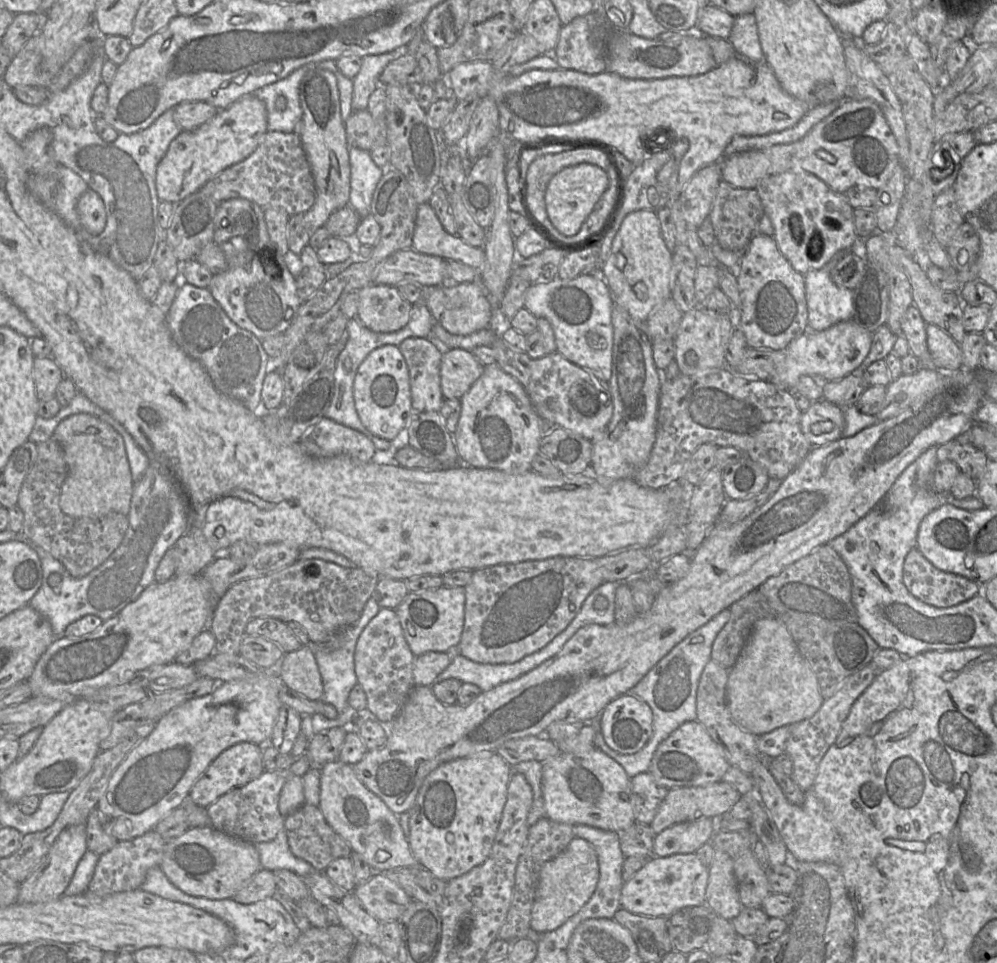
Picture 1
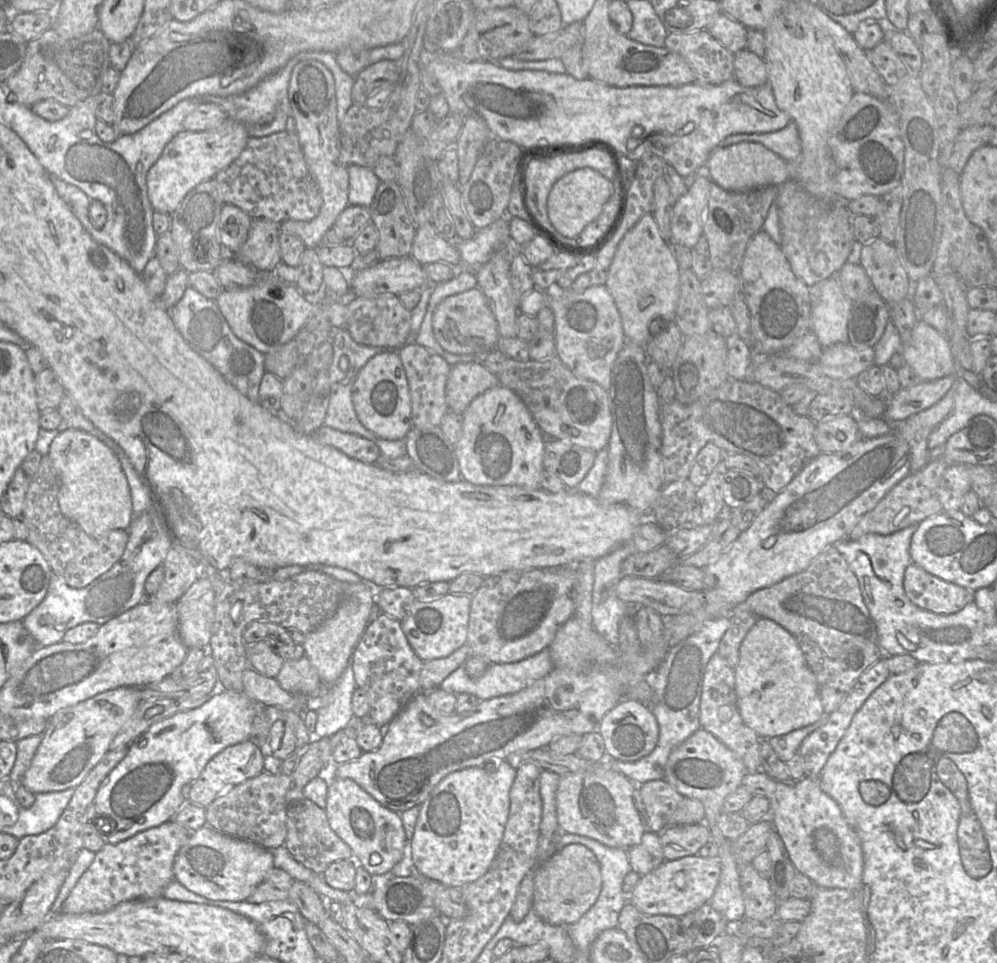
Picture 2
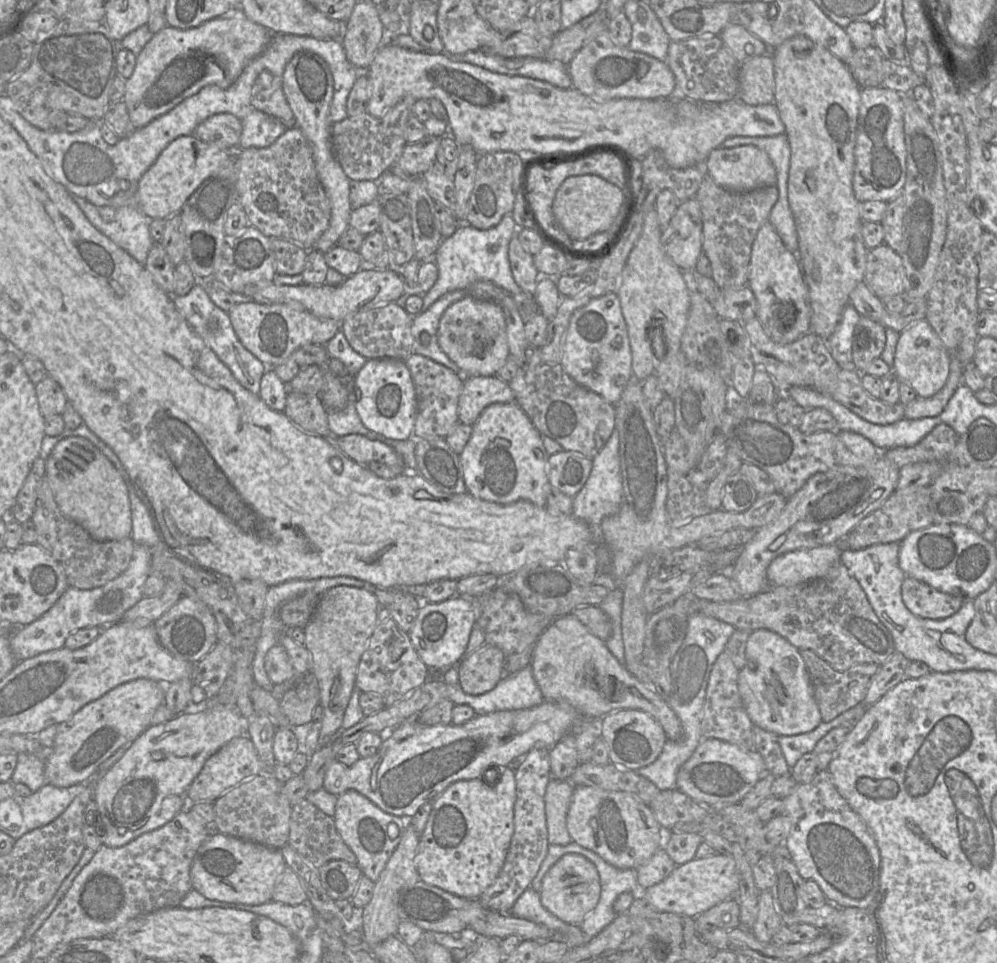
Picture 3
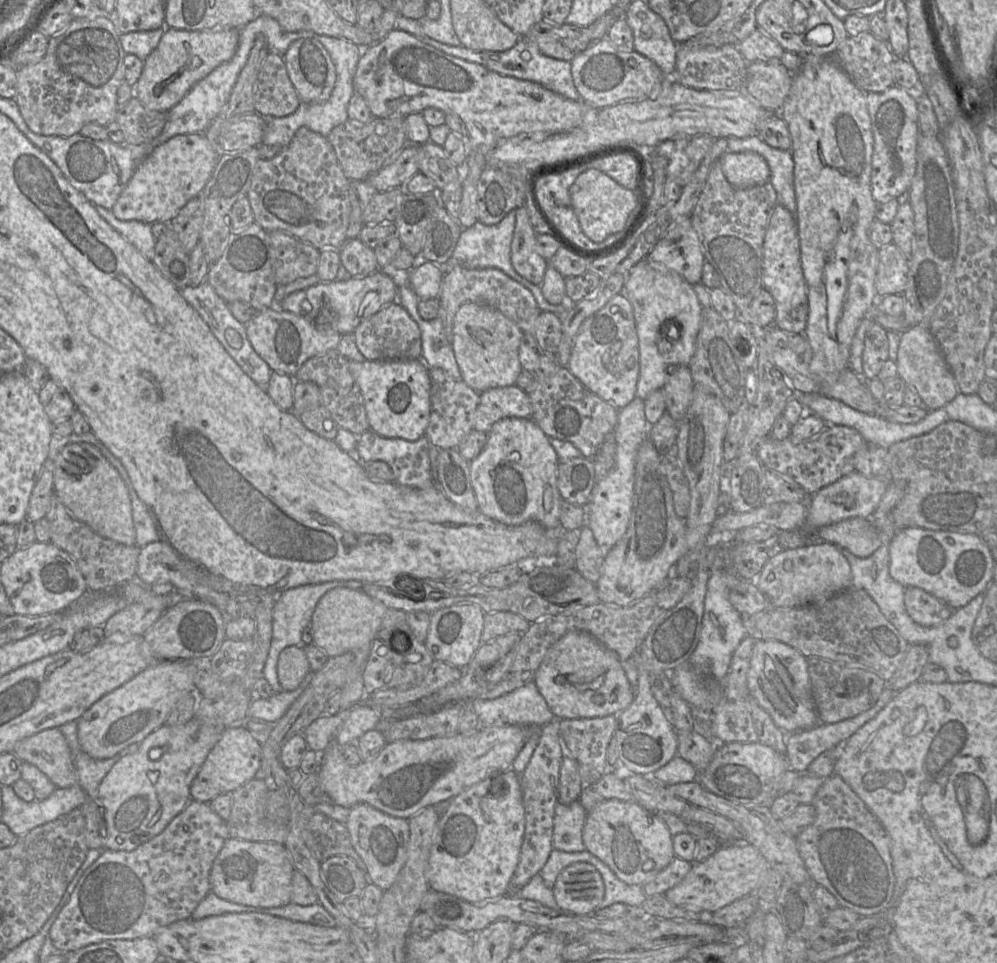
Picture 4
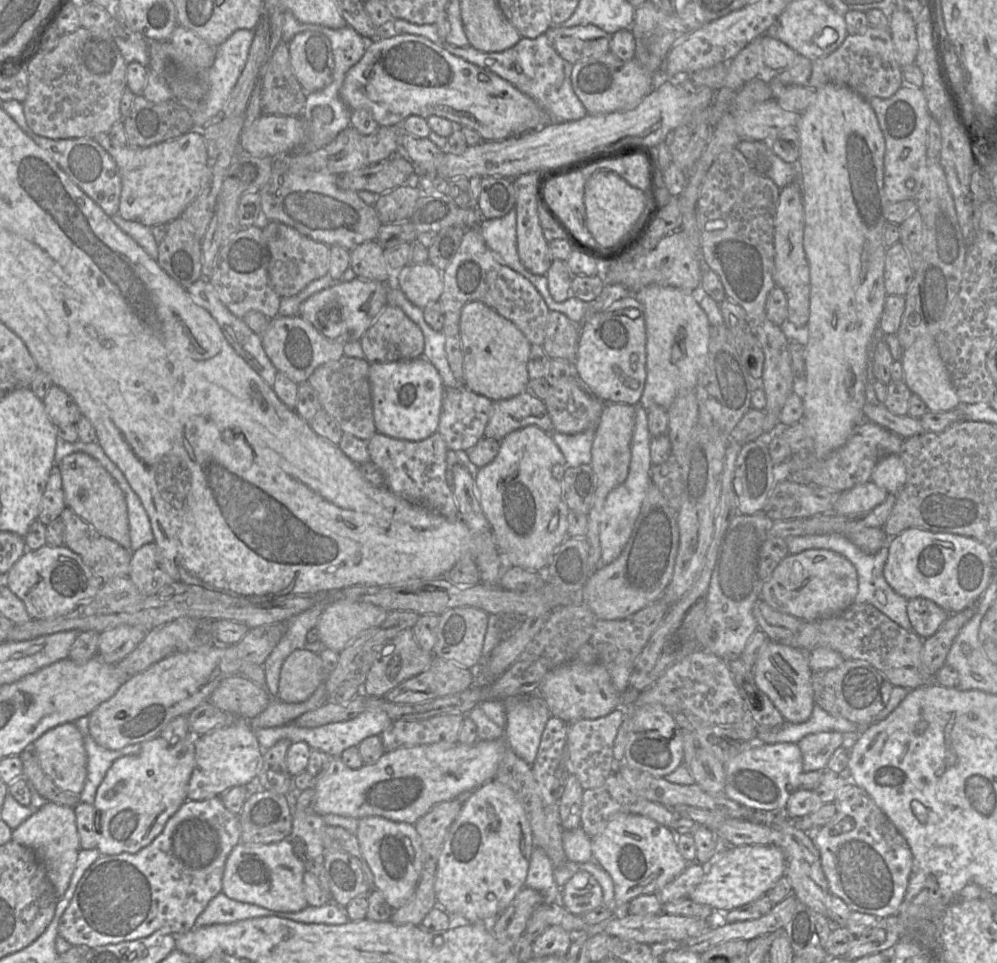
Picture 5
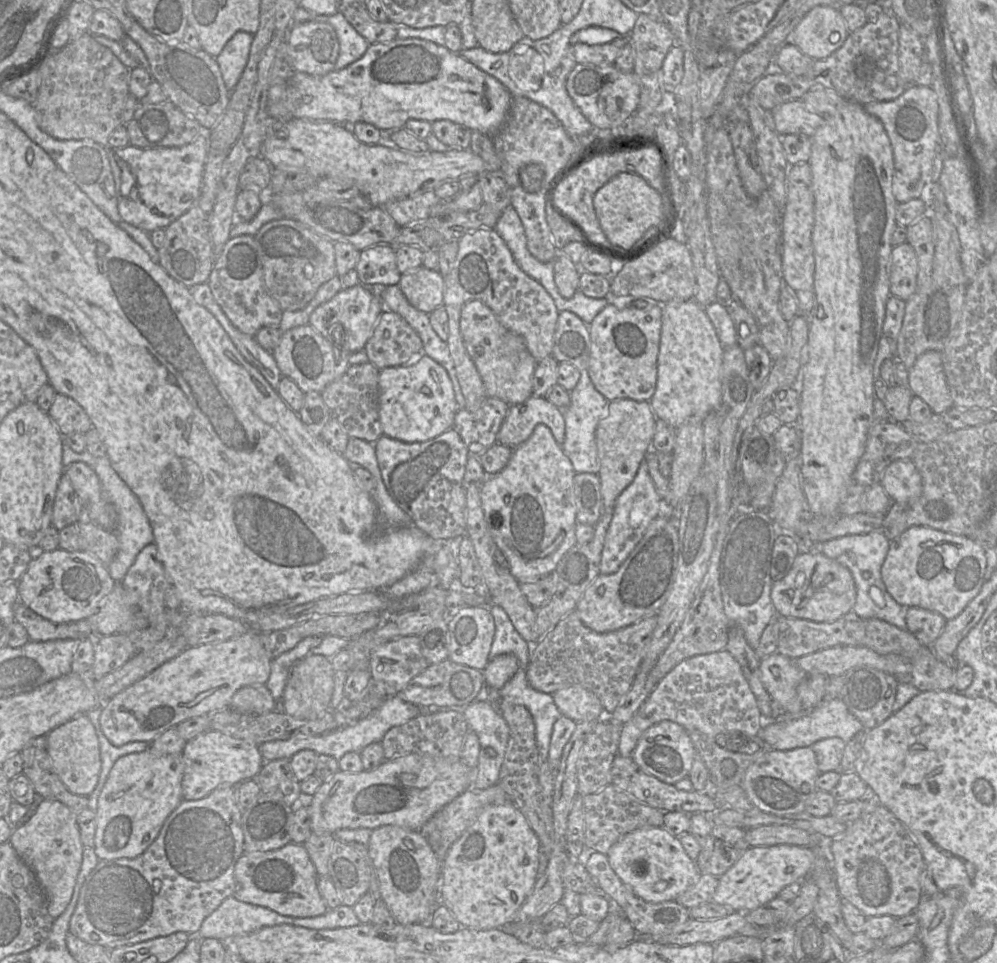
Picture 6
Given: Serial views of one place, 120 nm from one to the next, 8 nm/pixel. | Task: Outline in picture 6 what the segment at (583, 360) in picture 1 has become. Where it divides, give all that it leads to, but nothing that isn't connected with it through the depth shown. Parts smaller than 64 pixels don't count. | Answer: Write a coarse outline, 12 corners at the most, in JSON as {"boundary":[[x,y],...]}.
{"boundary":[[608,304],[590,323],[588,375],[609,401],[656,389],[662,305]]}

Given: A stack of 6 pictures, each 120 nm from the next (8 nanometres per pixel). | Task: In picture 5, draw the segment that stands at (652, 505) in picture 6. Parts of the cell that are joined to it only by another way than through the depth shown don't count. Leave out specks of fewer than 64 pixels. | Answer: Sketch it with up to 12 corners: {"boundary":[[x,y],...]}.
{"boundary":[[635,405],[628,476],[607,495],[600,567],[624,550],[652,484],[647,410]]}

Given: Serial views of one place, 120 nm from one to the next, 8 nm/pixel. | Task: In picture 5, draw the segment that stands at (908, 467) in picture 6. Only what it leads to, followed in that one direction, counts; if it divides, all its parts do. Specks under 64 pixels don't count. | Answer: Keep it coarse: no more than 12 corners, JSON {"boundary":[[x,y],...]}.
{"boundary":[[896,455],[882,458],[871,482],[896,495],[906,482],[906,468]]}

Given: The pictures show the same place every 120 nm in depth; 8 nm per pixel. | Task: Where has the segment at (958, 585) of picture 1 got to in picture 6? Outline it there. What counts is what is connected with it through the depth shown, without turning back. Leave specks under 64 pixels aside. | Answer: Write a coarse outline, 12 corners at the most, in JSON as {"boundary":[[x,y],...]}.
{"boundary":[[909,607],[906,630],[932,647],[946,621],[937,612]]}

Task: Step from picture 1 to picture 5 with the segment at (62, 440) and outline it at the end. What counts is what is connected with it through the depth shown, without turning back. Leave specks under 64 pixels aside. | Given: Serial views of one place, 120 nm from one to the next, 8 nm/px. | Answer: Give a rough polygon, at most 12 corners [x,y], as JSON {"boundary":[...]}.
{"boundary":[[97,459],[58,466],[66,506],[129,550],[125,495]]}

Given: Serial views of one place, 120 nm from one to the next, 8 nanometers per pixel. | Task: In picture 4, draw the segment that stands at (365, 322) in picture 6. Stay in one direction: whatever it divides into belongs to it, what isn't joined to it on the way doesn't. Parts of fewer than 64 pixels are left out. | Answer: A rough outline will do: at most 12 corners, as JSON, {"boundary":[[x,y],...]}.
{"boundary":[[381,269],[319,282],[273,306],[340,335],[398,302]]}

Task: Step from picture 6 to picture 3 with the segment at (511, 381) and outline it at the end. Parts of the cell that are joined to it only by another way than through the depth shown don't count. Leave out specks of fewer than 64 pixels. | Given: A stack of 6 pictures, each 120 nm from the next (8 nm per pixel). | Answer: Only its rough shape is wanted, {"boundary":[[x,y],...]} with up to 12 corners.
{"boundary":[[466,295],[437,339],[462,376],[493,376],[509,356],[501,305]]}

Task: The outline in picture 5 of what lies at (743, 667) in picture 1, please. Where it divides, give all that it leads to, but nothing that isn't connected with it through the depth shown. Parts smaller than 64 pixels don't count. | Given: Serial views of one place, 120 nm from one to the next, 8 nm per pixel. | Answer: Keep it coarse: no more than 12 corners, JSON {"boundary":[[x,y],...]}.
{"boundary":[[772,640],[754,681],[790,723],[815,705],[807,653]]}

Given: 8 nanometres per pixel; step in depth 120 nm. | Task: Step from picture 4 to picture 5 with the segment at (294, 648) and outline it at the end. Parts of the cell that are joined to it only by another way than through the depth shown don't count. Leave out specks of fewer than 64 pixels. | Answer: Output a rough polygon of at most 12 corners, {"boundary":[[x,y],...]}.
{"boundary":[[296,649],[282,664],[277,698],[304,702],[325,679],[321,657]]}

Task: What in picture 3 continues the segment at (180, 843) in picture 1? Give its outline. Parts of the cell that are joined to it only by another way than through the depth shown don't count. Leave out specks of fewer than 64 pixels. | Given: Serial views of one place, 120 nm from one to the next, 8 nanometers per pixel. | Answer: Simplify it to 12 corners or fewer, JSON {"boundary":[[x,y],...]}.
{"boundary":[[214,830],[193,889],[210,900],[272,901],[280,849]]}

